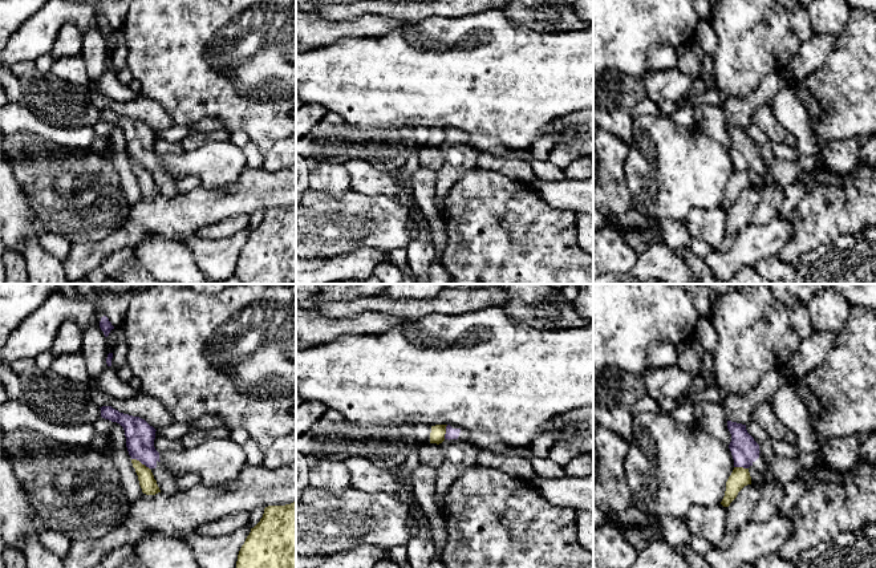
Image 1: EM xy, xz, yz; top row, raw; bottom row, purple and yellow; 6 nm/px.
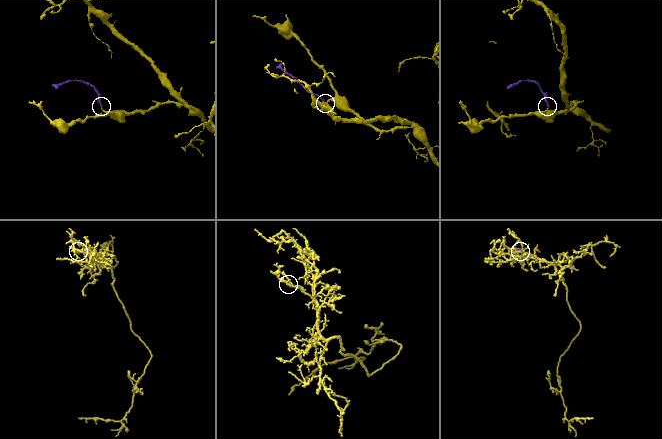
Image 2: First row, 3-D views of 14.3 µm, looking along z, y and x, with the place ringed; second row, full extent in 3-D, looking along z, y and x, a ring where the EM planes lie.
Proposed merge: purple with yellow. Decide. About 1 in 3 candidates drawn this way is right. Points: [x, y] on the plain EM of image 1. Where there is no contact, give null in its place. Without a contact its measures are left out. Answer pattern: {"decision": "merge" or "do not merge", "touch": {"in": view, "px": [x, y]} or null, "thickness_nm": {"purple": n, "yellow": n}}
{"decision": "do not merge", "touch": {"in": "xy", "px": [141, 165]}, "thickness_nm": {"purple": 180, "yellow": 100}}

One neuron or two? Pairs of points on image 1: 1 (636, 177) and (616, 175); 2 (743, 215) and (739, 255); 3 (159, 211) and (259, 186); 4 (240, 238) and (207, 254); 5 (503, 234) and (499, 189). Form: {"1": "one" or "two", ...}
{"1": "two", "2": "two", "3": "one", "4": "one", "5": "one"}

